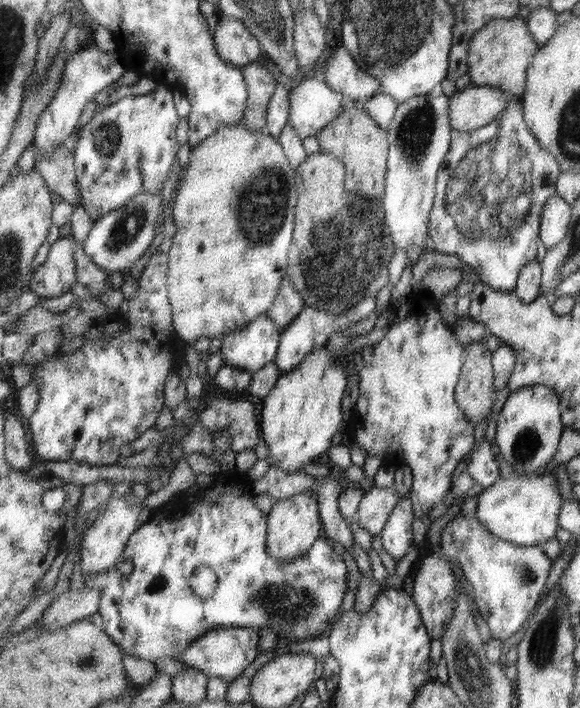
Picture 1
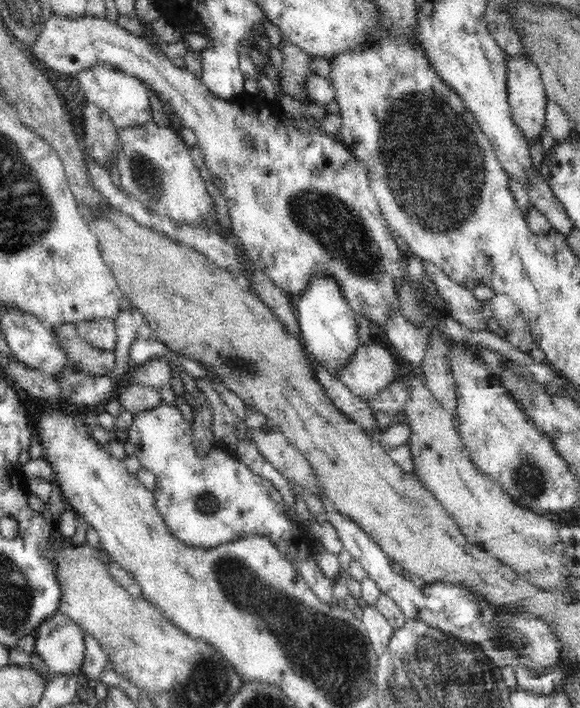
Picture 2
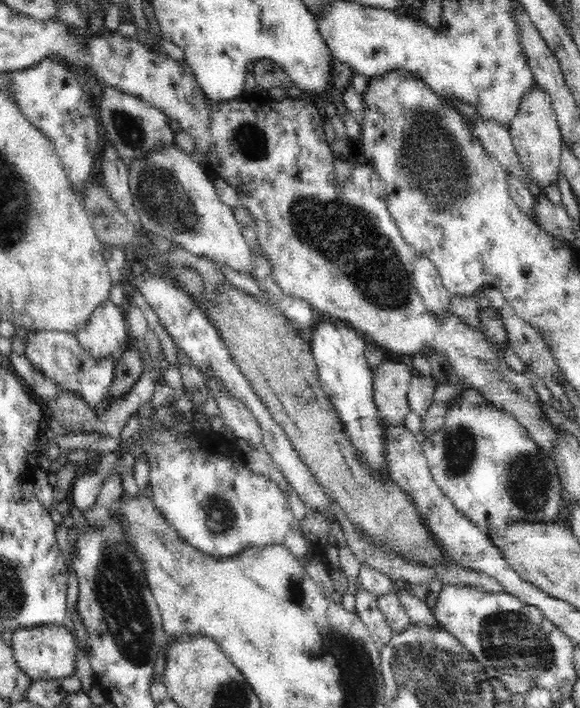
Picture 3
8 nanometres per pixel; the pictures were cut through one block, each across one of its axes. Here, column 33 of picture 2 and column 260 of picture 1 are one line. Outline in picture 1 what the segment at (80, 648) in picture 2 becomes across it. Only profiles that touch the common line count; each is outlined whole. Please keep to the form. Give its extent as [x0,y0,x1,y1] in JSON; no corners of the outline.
[178,627,261,682]

